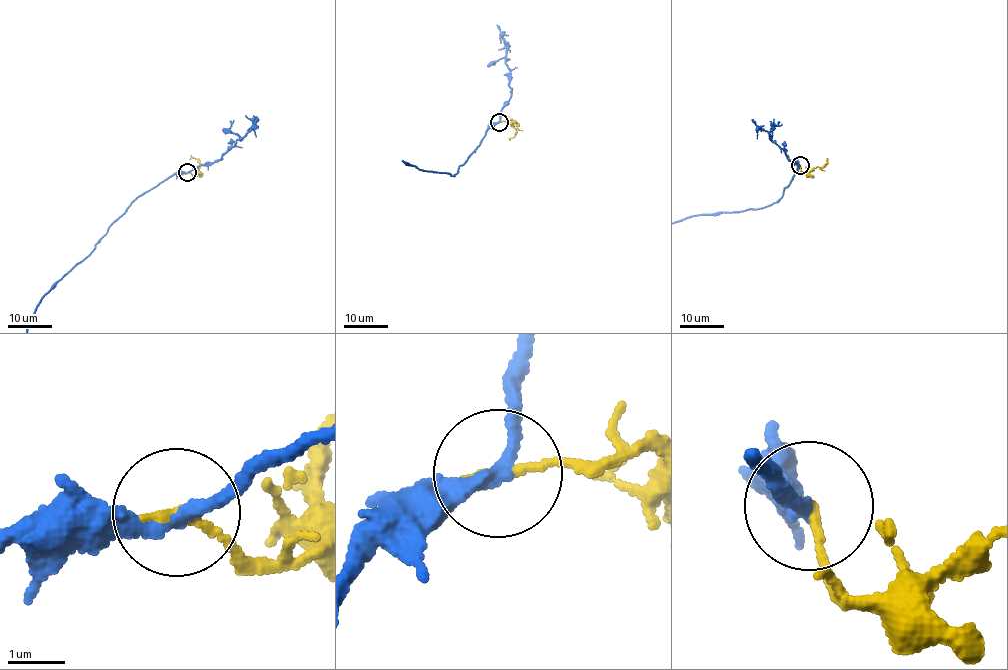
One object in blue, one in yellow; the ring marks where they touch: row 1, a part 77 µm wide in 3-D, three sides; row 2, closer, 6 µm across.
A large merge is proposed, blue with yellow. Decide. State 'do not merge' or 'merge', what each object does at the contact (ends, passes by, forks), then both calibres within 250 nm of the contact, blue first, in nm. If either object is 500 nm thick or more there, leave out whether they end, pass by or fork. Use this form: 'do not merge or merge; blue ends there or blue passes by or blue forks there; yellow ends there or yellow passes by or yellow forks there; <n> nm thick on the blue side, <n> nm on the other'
do not merge; blue passes by; yellow ends there; 240 nm thick on the blue side, 170 nm on the other

